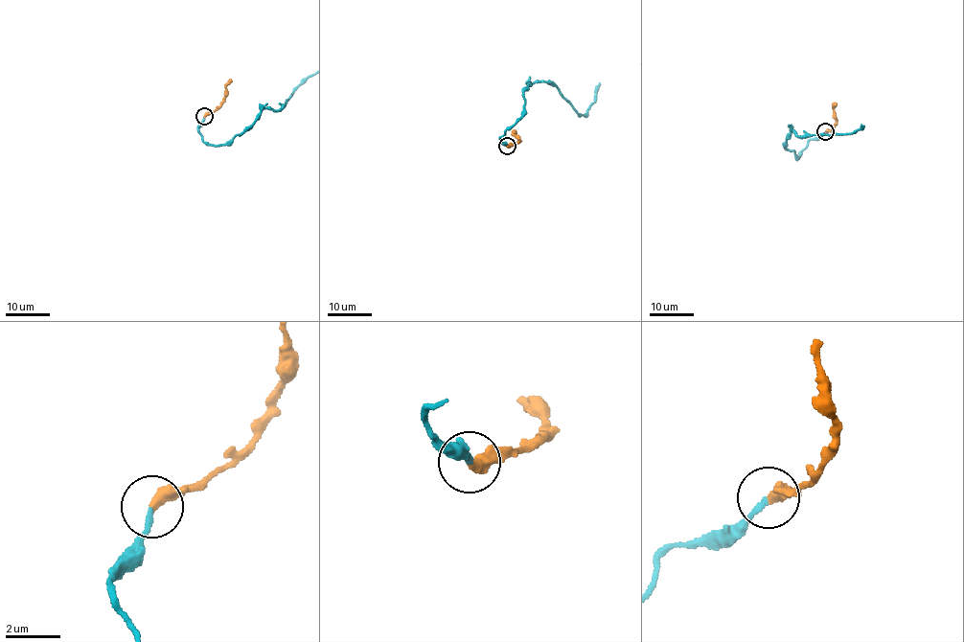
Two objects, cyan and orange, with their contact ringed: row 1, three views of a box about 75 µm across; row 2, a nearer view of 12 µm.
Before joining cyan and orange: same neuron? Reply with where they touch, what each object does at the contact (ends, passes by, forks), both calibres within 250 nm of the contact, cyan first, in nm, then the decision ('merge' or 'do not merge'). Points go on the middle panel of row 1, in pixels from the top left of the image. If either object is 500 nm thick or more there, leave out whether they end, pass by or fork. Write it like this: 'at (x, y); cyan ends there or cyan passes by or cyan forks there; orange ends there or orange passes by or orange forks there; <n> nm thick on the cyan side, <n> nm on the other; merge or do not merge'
at (507, 146); cyan ends there; orange ends there; 170 nm thick on the cyan side, 420 nm on the other; merge

